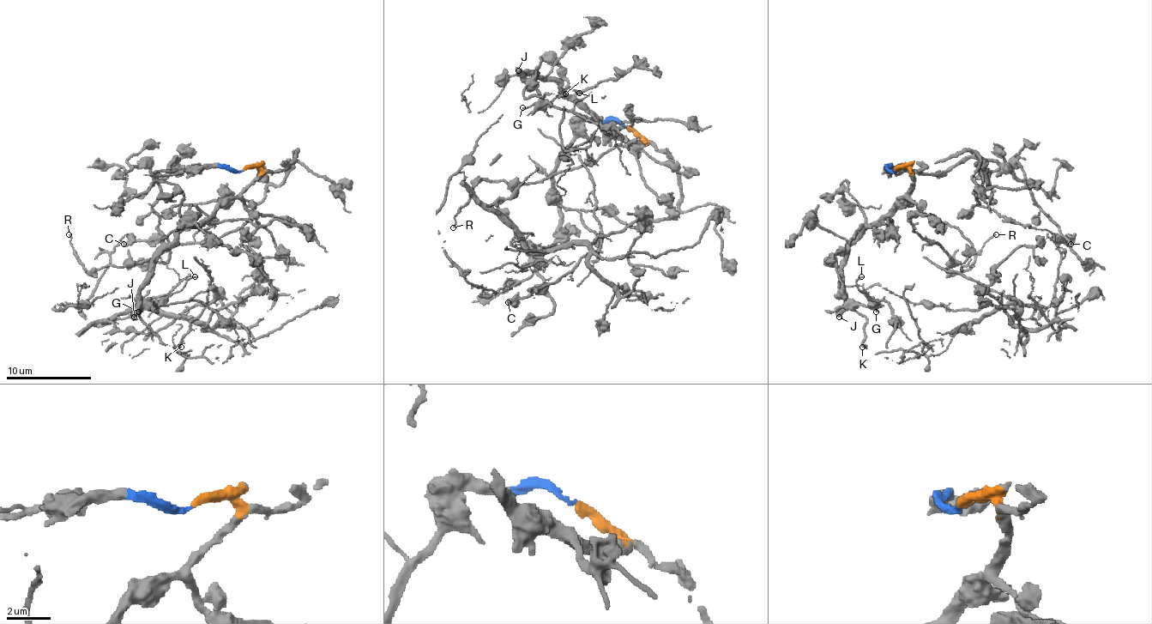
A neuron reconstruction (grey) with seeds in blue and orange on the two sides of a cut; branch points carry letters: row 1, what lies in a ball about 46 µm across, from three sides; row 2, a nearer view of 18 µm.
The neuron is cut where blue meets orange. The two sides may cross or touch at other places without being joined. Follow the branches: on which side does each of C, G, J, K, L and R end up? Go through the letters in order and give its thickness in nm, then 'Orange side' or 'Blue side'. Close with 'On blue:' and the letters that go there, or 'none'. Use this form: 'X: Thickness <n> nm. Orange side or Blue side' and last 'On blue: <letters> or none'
C: Thickness 550 nm. Blue side
G: Thickness 150 nm. Orange side
J: Thickness 480 nm. Orange side
K: Thickness 200 nm. Orange side
L: Thickness 150 nm. Orange side
R: Thickness 160 nm. Orange side
On blue: C

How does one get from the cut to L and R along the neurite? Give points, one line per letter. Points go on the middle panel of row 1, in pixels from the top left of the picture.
L: (626, 127), (643, 140), (630, 144), (613, 136), (551, 81), (524, 76), (547, 101), (567, 89), (580, 93)
R: (626, 127), (643, 142), (616, 144), (537, 183), (475, 184), (454, 227)

